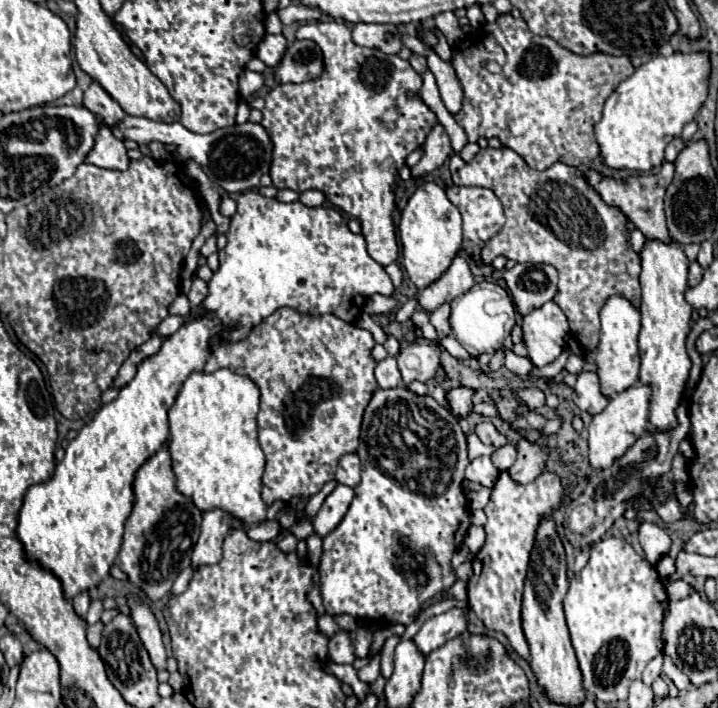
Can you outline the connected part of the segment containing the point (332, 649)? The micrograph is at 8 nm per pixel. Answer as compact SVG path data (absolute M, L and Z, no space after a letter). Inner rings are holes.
M338 631L330 643L328 643L328 659L334 663L352 663L354 657L354 649L352 649L352 641L348 637L346 631Z

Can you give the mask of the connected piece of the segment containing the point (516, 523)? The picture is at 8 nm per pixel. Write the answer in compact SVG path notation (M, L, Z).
M500 471L488 505L484 513L488 517L486 543L472 559L472 577L468 579L468 605L470 605L470 589L472 589L472 611L490 631L502 631L508 637L508 643L514 651L518 651L524 659L530 657L528 643L522 631L520 605L522 591L530 563L530 551L534 547L536 529L544 517L550 517L562 505L564 487L556 473L544 471L532 483L520 485L516 483L508 471Z

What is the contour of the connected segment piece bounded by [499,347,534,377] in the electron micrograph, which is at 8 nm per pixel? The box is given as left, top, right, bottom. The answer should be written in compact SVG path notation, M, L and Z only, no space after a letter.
M500 348L505 354L505 366L512 373L519 377L525 377L534 367L528 357L517 356L512 350Z

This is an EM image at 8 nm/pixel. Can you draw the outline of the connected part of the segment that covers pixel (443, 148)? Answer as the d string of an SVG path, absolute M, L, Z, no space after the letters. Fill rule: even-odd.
M434 125L430 129L422 149L424 149L424 155L422 155L420 163L416 167L412 167L412 177L422 177L422 175L426 175L424 171L430 173L430 171L438 169L450 157L452 147L450 147L448 133L444 131L442 125Z

